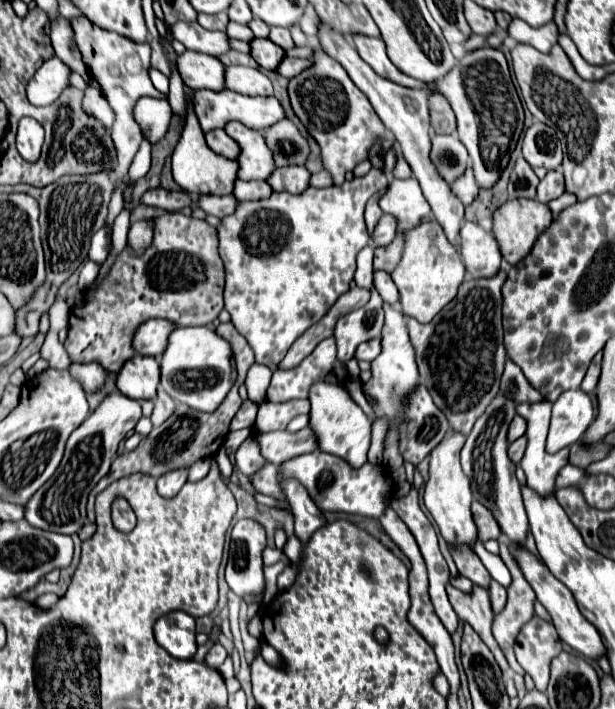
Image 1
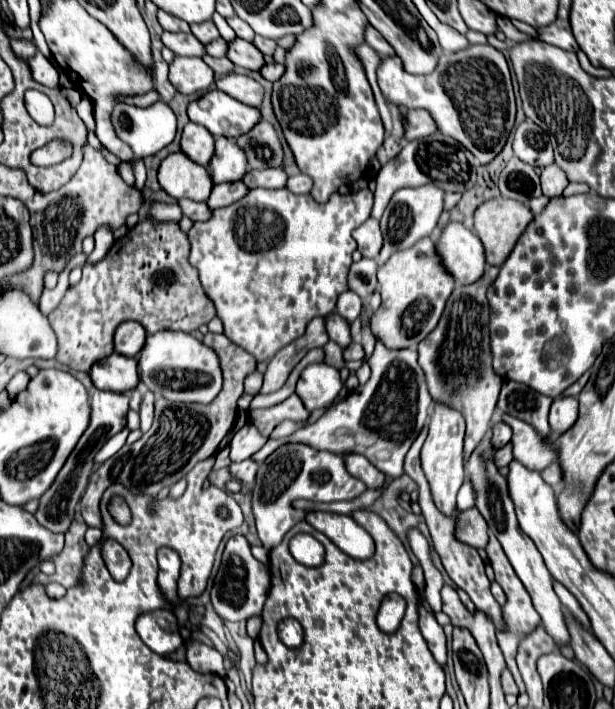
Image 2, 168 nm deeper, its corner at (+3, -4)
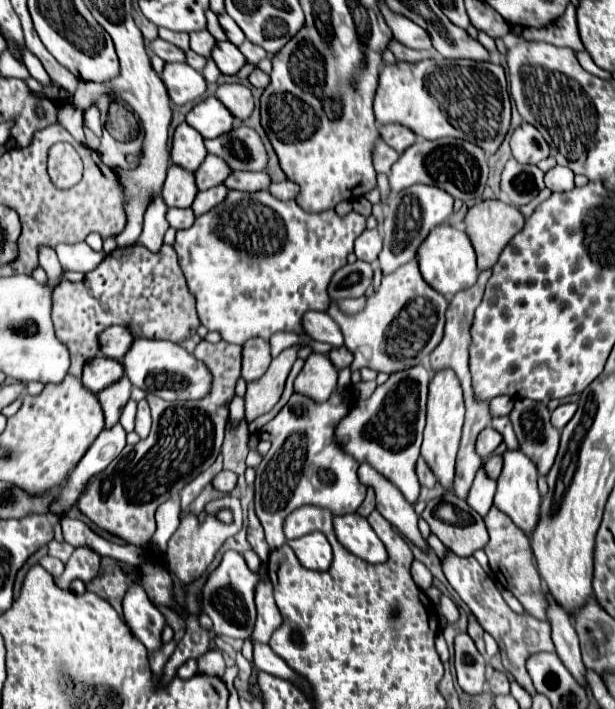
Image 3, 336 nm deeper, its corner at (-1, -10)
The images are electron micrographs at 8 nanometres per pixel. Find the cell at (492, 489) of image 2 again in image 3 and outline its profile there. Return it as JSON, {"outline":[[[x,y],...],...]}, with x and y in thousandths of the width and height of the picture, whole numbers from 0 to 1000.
{"outline":[[[888,838],[891,846],[891,858],[888,858],[888,869],[891,877],[898,883],[898,906],[904,911],[904,922],[911,925],[914,937],[927,945],[930,953],[937,953],[940,962],[953,962],[950,959],[950,937],[943,928],[943,911],[940,911],[940,897],[937,889],[930,883],[930,874],[924,869],[920,860],[914,860],[914,855],[894,841]]]}

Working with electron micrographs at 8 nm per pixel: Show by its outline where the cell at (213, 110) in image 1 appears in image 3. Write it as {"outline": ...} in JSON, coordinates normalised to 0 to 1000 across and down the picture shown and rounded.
{"outline":[[[341,135],[319,147],[306,158],[302,172],[332,195],[354,195],[358,189],[371,189],[384,178],[380,161],[351,135]]]}

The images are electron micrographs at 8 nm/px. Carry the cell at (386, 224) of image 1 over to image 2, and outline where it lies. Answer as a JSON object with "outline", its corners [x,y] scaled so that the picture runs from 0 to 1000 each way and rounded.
{"outline":[[[595,310],[589,319],[582,319],[576,327],[572,327],[579,344],[582,344],[582,353],[589,361],[595,364],[611,364],[618,350],[621,350],[621,327],[618,327],[618,319],[615,319],[615,310]]]}

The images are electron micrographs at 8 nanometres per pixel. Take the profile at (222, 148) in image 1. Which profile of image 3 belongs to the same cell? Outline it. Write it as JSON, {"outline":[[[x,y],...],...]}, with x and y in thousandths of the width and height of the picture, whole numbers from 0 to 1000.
{"outline":[[[293,175],[283,186],[283,200],[276,212],[280,228],[309,243],[319,243],[335,220],[338,214],[335,214],[332,195],[325,192],[325,186],[306,175]]]}

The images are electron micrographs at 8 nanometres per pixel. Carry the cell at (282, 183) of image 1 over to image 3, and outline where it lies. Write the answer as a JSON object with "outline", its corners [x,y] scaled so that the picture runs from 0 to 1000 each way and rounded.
{"outline":[[[380,243],[377,251],[371,251],[371,257],[367,257],[367,262],[374,268],[393,268],[393,271],[436,268],[439,260],[442,260],[442,254],[433,243]]]}

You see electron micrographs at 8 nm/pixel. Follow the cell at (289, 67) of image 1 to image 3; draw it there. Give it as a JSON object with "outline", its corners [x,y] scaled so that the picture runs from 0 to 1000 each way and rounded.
{"outline":[[[423,96],[413,99],[413,102],[403,107],[403,113],[407,113],[407,118],[416,121],[416,124],[433,124],[433,121],[439,118],[439,107],[436,107],[433,102],[426,102]]]}

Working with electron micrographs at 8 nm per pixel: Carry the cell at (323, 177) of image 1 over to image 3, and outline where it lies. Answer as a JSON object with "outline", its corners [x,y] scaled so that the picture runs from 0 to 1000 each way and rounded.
{"outline":[[[455,257],[455,260],[446,260],[439,265],[439,271],[452,279],[452,282],[478,282],[485,274],[488,274],[488,262],[481,257]]]}

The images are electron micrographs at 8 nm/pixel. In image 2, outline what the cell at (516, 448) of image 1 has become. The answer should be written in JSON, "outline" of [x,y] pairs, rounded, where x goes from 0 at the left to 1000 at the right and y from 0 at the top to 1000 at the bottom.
{"outline":[[[823,626],[823,629],[816,629],[816,632],[810,632],[810,635],[803,638],[803,654],[807,654],[810,660],[826,657],[829,649],[833,649],[833,626]]]}

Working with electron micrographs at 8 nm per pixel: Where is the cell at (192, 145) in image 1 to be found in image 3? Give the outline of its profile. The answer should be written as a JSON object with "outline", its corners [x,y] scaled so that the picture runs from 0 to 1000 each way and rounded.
{"outline":[[[276,231],[270,257],[263,262],[267,285],[283,293],[309,293],[319,274],[322,274],[322,265],[319,265],[315,245],[286,231]]]}

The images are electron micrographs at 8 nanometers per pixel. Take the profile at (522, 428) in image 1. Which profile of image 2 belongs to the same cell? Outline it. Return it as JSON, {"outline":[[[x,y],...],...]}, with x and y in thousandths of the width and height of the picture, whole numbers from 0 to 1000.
{"outline":[[[820,595],[800,598],[800,615],[797,615],[797,621],[800,621],[803,632],[813,632],[813,629],[826,626],[829,618],[833,618],[833,604],[826,598],[820,598]]]}

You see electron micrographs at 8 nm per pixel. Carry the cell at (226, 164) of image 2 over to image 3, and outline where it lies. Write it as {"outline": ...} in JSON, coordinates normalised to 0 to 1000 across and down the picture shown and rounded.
{"outline":[[[338,217],[338,223],[328,228],[325,240],[315,245],[319,245],[322,268],[341,268],[348,262],[364,260],[364,254],[377,245],[377,237],[361,223]]]}

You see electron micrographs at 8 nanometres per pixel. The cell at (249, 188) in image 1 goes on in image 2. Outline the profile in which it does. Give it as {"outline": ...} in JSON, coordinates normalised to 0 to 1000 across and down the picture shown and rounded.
{"outline":[[[390,254],[387,257],[361,257],[345,265],[345,274],[335,282],[335,288],[345,296],[361,293],[361,291],[371,291],[371,288],[390,282],[400,271],[403,271],[403,265],[397,260],[390,260]]]}

